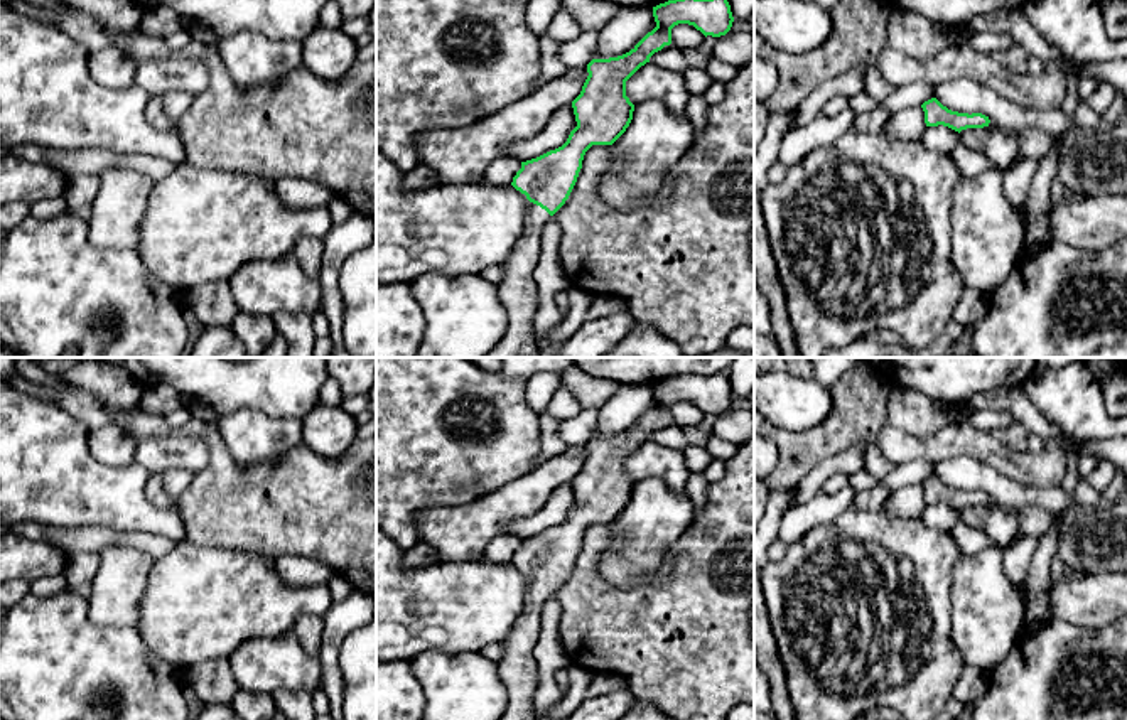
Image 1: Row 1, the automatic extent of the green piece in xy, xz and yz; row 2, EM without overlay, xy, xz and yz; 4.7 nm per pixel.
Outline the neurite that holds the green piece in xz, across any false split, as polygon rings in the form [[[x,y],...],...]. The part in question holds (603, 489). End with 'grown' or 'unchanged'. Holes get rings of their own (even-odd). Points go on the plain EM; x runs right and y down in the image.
[[[725,373],[712,376],[683,374],[653,384],[656,405],[629,430],[592,437],[580,472],[572,479],[577,504],[567,519],[537,536],[521,540],[511,563],[526,573],[525,609],[503,642],[498,674],[508,690],[501,720],[533,720],[533,695],[540,681],[535,646],[542,632],[542,609],[569,577],[585,529],[592,523],[612,523],[629,504],[634,482],[626,474],[626,459],[650,435],[671,422],[671,406],[693,403],[705,415],[725,413],[734,400]]]; grown

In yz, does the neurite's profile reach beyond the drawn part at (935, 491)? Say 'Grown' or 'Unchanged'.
Unchanged

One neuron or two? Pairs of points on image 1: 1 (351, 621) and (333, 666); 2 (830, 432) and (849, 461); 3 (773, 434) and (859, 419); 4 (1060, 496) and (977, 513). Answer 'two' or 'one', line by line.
1: one
2: two
3: one
4: two

